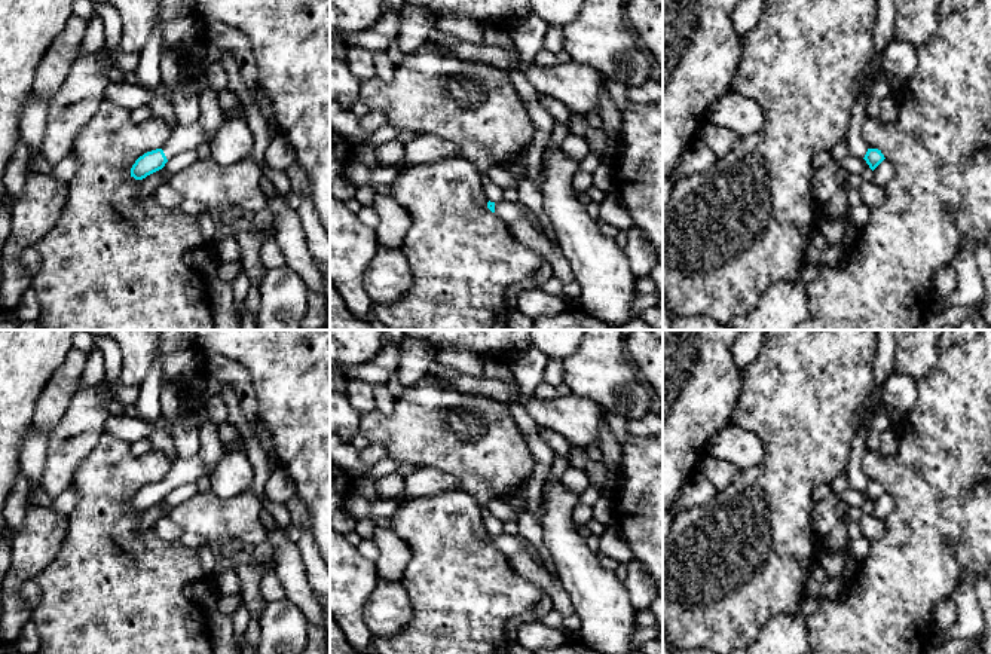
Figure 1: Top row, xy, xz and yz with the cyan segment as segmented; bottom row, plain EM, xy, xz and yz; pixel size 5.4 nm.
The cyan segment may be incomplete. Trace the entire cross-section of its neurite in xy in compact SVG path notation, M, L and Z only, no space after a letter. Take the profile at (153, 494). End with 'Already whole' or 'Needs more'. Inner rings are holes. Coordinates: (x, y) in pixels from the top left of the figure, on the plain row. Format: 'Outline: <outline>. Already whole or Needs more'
Outline: M199 455L183 459L178 458L162 482L156 482L140 489L131 501L131 510L143 513L147 508L162 502L175 488L186 483L196 483L201 477L209 477L214 468L209 468Z. Needs more

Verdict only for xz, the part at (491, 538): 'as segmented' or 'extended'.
extended

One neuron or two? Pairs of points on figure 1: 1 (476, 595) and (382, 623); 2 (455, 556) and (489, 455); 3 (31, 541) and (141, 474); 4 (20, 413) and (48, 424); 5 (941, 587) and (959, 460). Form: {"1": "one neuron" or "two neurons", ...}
{"1": "two neurons", "2": "two neurons", "3": "two neurons", "4": "two neurons", "5": "one neuron"}

